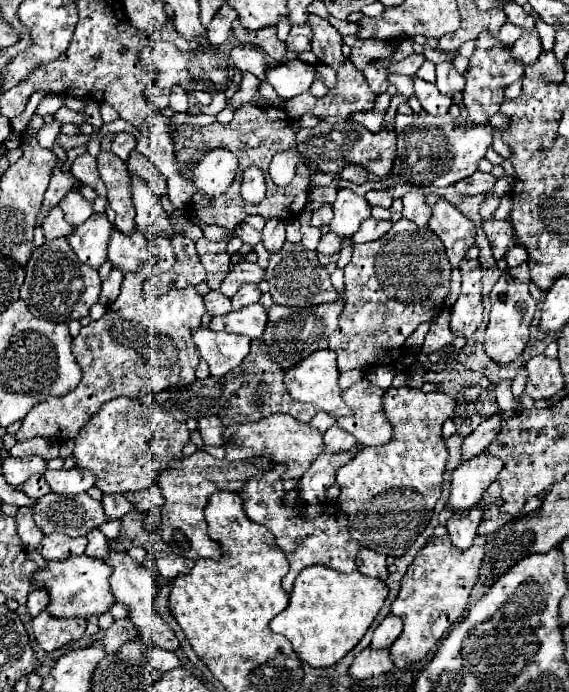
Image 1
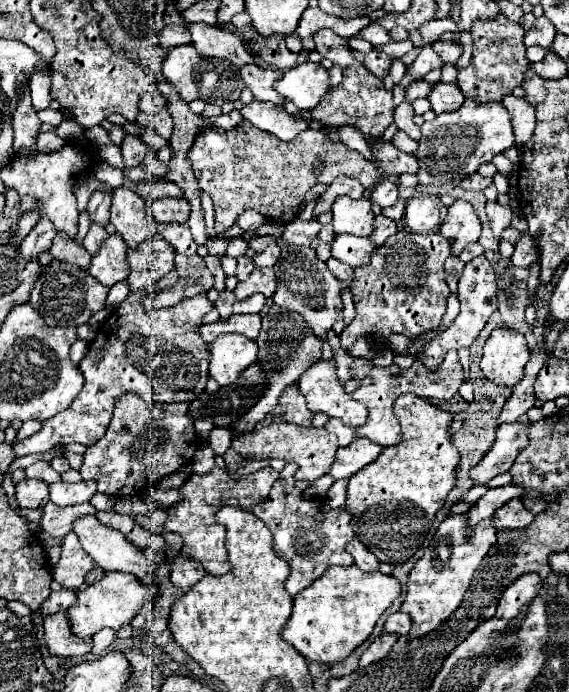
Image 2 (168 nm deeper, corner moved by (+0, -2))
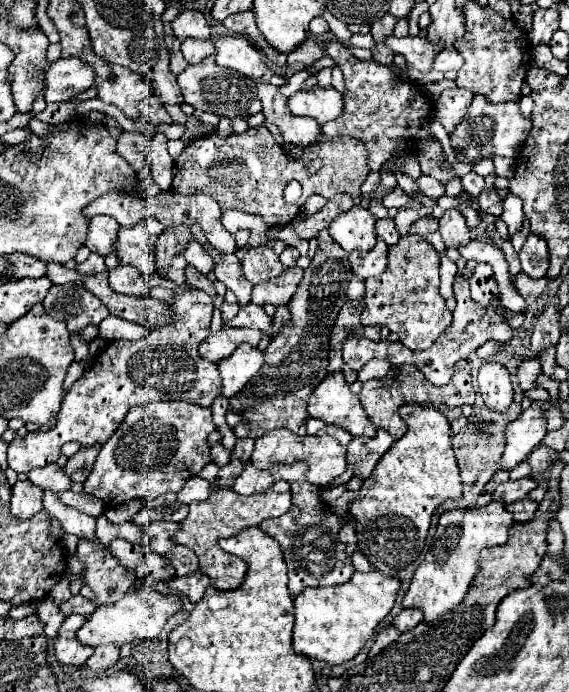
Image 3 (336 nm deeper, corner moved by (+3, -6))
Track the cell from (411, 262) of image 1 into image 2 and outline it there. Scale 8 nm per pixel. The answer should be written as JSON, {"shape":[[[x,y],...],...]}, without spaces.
{"shape":[[[400,230],[390,236],[390,240],[372,254],[368,266],[356,268],[352,282],[356,318],[340,334],[342,348],[352,346],[358,338],[388,340],[390,334],[416,338],[424,332],[436,330],[446,312],[446,298],[450,296],[444,280],[444,260],[448,256],[450,244],[440,234],[422,236]]]}

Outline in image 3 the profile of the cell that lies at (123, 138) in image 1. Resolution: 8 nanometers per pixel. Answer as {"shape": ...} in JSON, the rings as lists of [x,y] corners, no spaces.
{"shape":[[[123,132],[117,142],[117,152],[129,162],[129,166],[139,172],[147,166],[149,140],[141,132]]]}

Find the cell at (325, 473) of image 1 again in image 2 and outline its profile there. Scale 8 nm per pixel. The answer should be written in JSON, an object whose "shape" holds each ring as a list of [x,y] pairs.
{"shape":[[[356,436],[352,440],[352,444],[338,448],[336,452],[336,460],[332,464],[330,474],[340,480],[340,478],[350,478],[356,472],[360,472],[364,466],[372,464],[378,460],[380,452],[384,450],[384,446],[364,438],[364,436]]]}

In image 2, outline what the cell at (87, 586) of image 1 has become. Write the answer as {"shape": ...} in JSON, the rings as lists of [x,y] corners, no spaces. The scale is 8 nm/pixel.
{"shape":[[[106,572],[98,584],[82,586],[82,590],[78,592],[78,604],[68,610],[68,618],[72,620],[72,632],[78,638],[94,636],[102,628],[112,628],[114,632],[118,632],[122,626],[130,624],[140,614],[140,608],[152,602],[158,594],[160,592],[154,584],[142,584],[138,582],[138,578],[124,572]]]}

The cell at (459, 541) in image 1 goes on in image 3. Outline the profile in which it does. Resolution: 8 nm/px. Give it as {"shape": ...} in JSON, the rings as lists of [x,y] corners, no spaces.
{"shape":[[[529,476],[521,478],[521,480],[507,480],[493,492],[493,498],[503,500],[505,504],[513,504],[517,500],[523,500],[535,486],[537,486],[537,482]]]}

